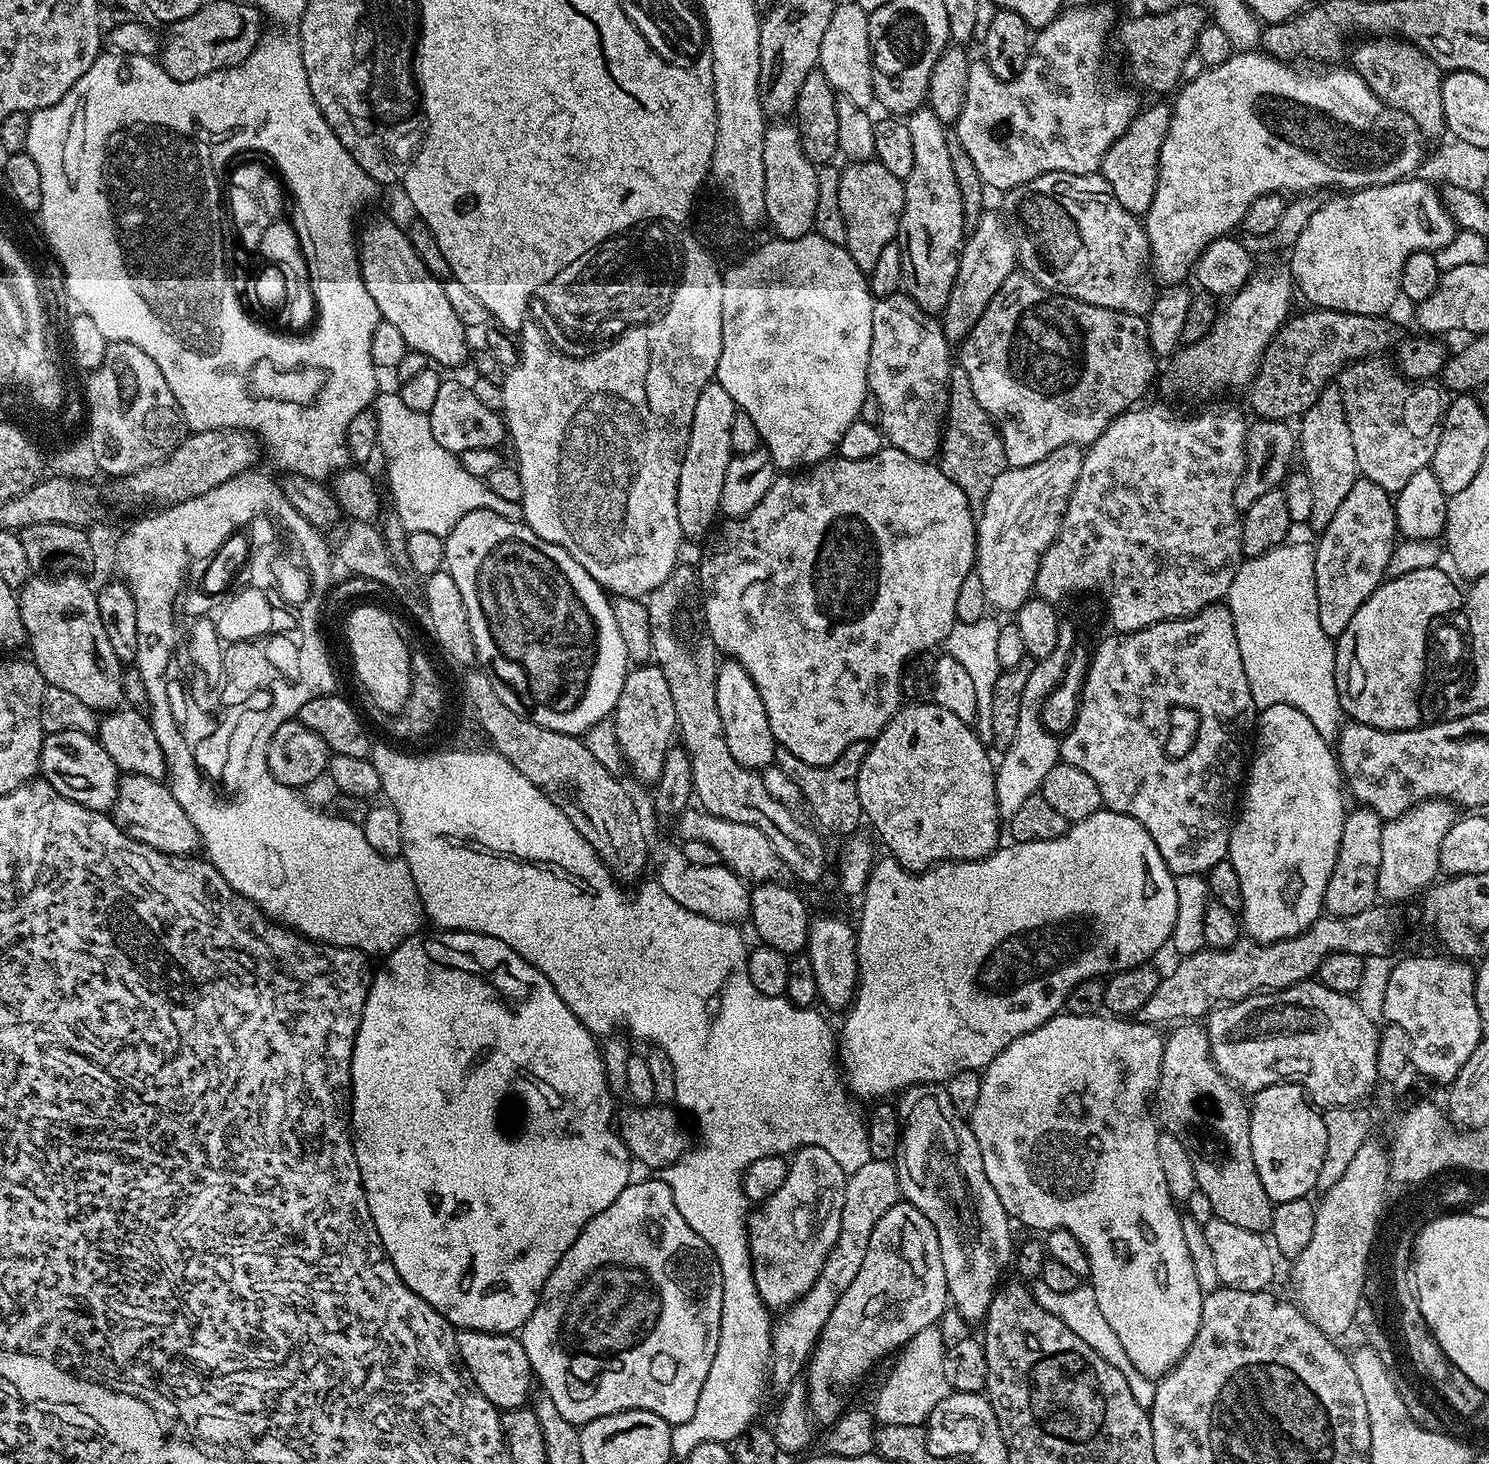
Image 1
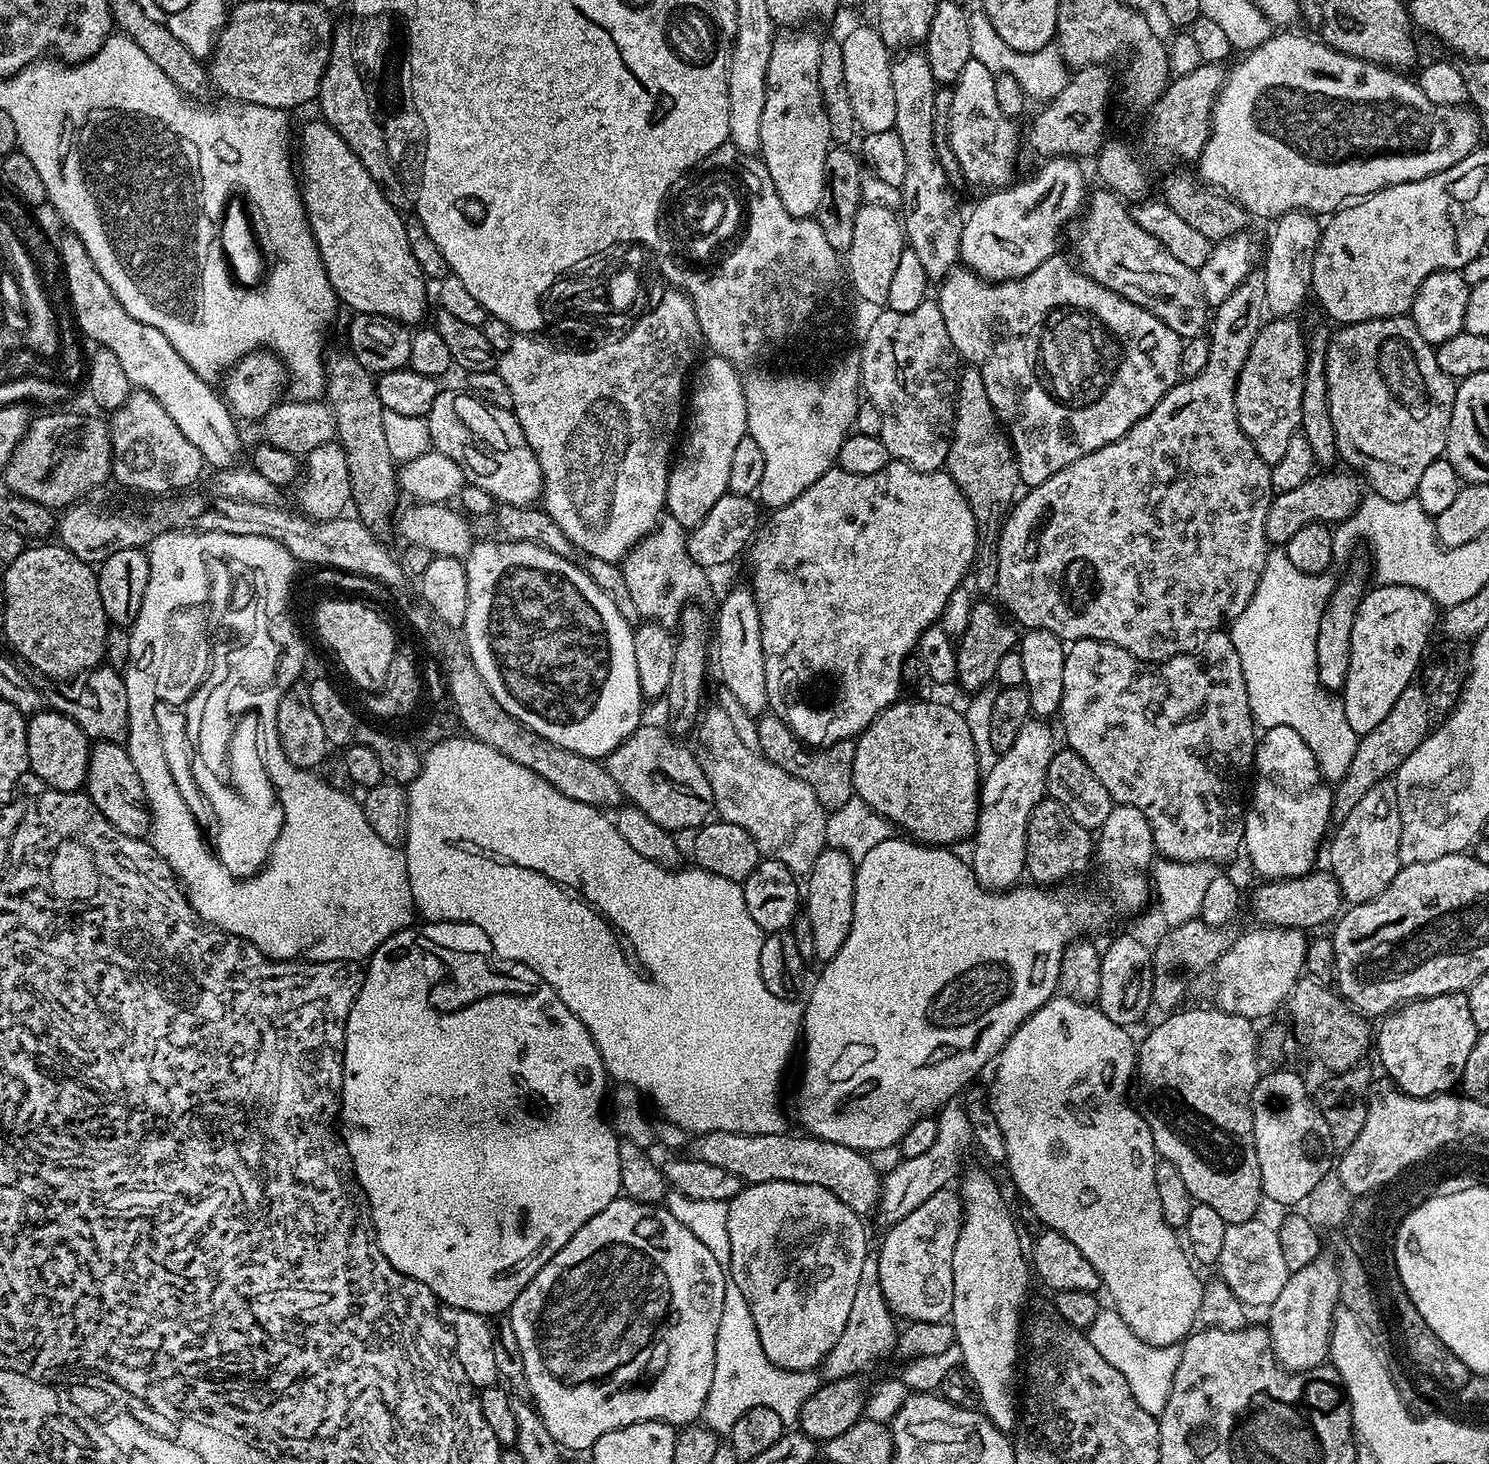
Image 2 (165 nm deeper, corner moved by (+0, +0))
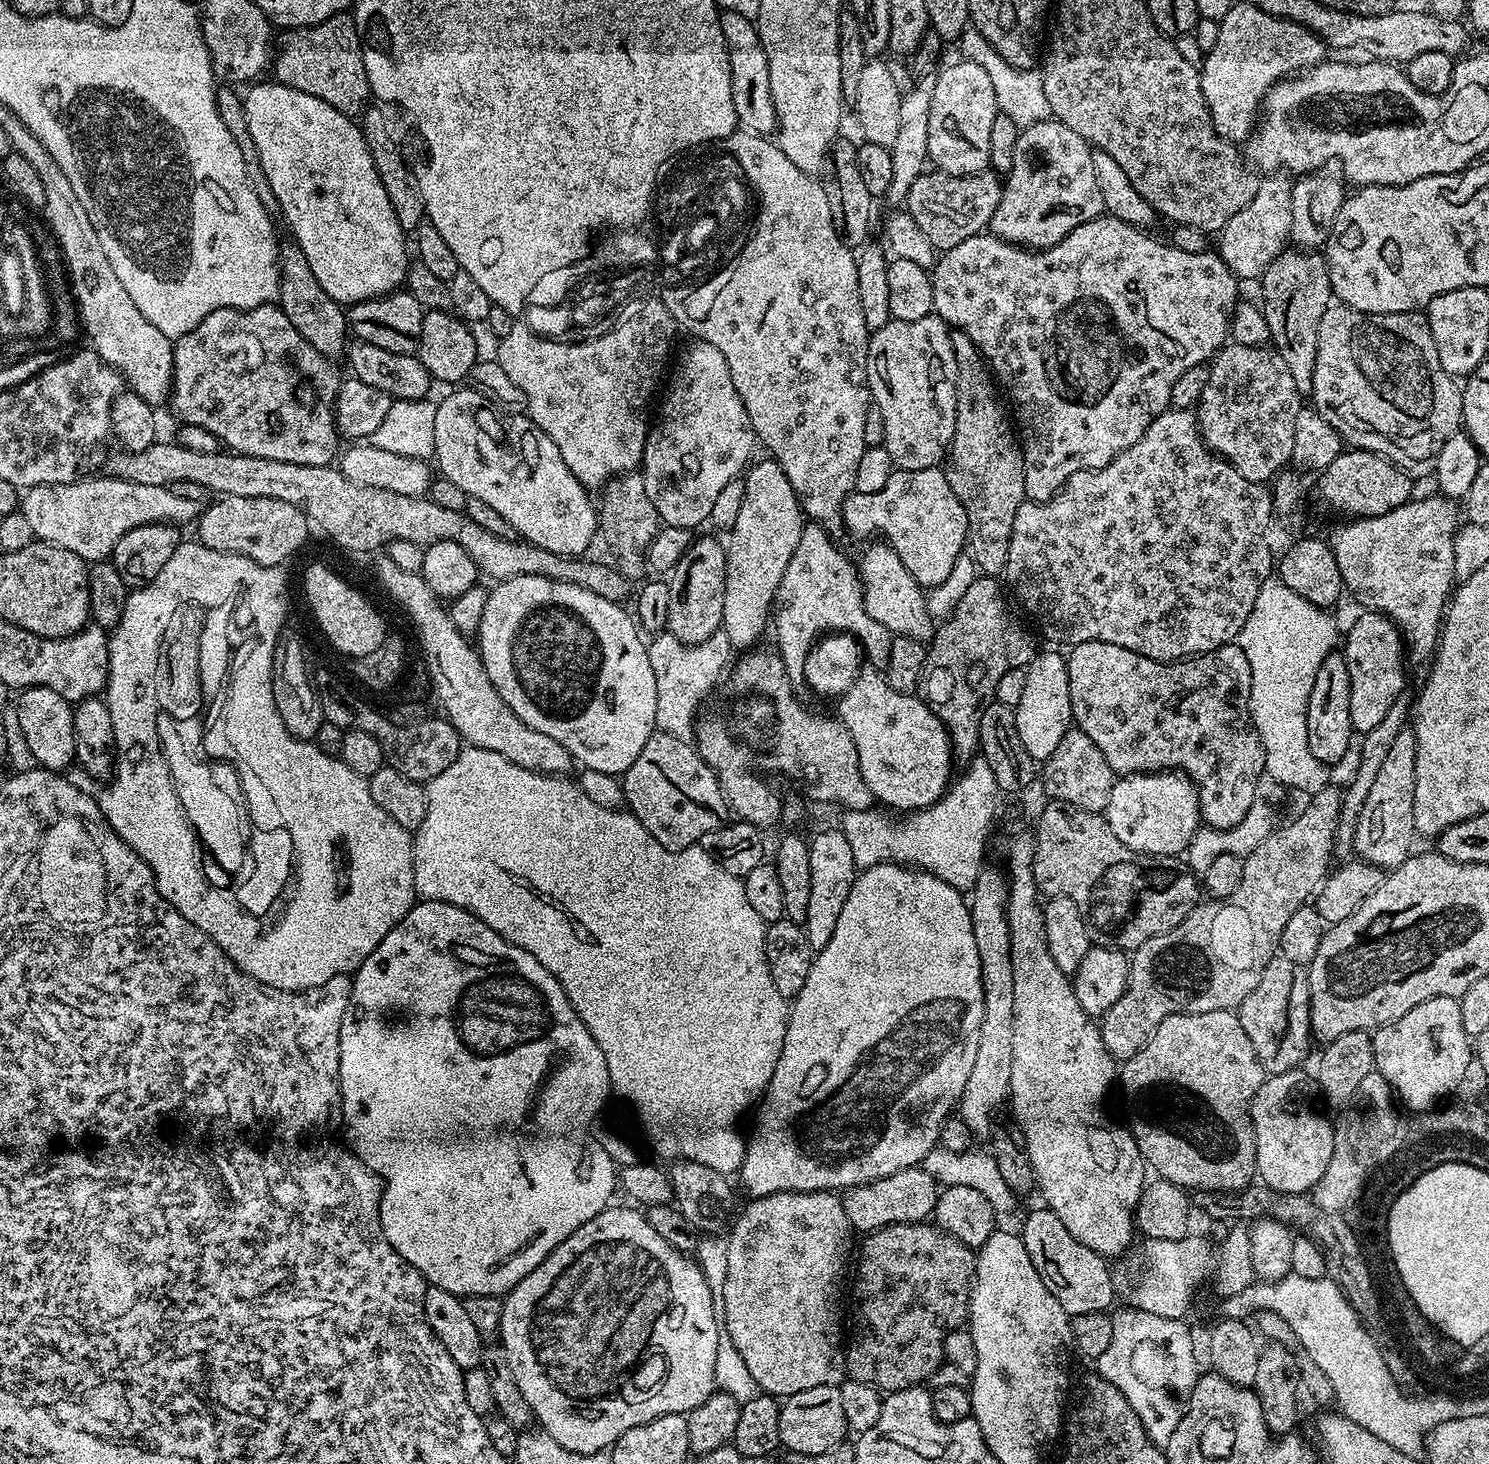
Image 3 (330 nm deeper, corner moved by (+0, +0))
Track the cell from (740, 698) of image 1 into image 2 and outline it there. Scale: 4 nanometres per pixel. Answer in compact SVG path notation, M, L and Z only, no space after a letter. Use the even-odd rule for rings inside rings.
M751 587L732 588L714 618L714 664L720 667L723 691L738 700L741 709L756 718L768 708L766 666L762 654L762 622Z

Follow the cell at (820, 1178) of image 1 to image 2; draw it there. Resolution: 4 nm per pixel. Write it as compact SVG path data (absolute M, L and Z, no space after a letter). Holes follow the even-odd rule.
M762 1182L741 1187L740 1193L733 1200L727 1201L730 1240L730 1262L726 1269L730 1282L742 1290L742 1298L746 1298L746 1306L750 1306L750 1314L754 1317L754 1326L758 1326L758 1342L762 1342L762 1350L766 1358L772 1360L774 1366L784 1368L787 1372L812 1372L823 1365L826 1354L834 1350L834 1342L838 1342L842 1330L846 1328L846 1318L850 1316L850 1305L854 1302L854 1293L858 1290L858 1278L862 1278L862 1262L866 1262L866 1254L870 1251L868 1232L864 1229L865 1221L842 1198L838 1198L830 1190L822 1186L810 1186L798 1182Z

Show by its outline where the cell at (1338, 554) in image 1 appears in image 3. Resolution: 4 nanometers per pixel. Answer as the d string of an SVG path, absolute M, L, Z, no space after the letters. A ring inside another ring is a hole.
M1333 650L1318 670L1314 690L1308 703L1308 741L1310 754L1326 765L1335 766L1348 752L1354 729L1350 716L1350 670L1344 661L1343 651Z

